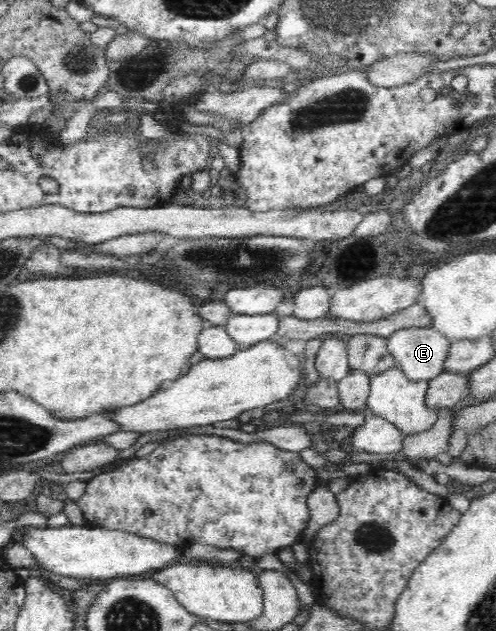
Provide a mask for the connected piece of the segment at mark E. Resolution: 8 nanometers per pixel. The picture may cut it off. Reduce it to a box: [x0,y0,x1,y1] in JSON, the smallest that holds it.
[388,328,453,381]

